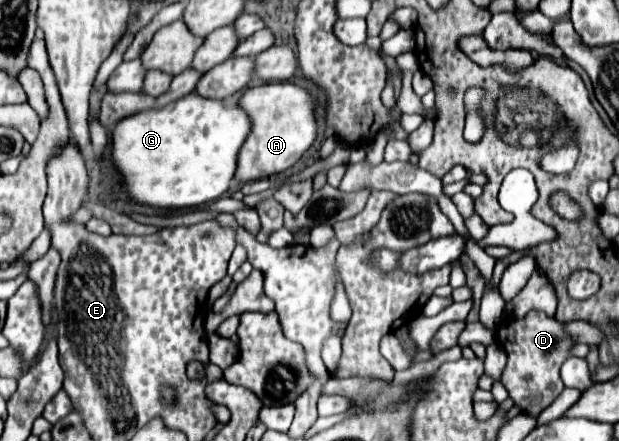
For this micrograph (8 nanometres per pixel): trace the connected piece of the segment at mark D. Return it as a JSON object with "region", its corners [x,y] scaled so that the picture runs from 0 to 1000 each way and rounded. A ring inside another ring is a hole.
{"region":[[[859,703],[845,723],[814,723],[801,746],[801,773],[821,805],[808,864],[821,882],[830,918],[850,941],[869,946],[911,882],[905,834],[921,810],[924,787],[932,782],[911,751],[911,735],[879,707]]]}

